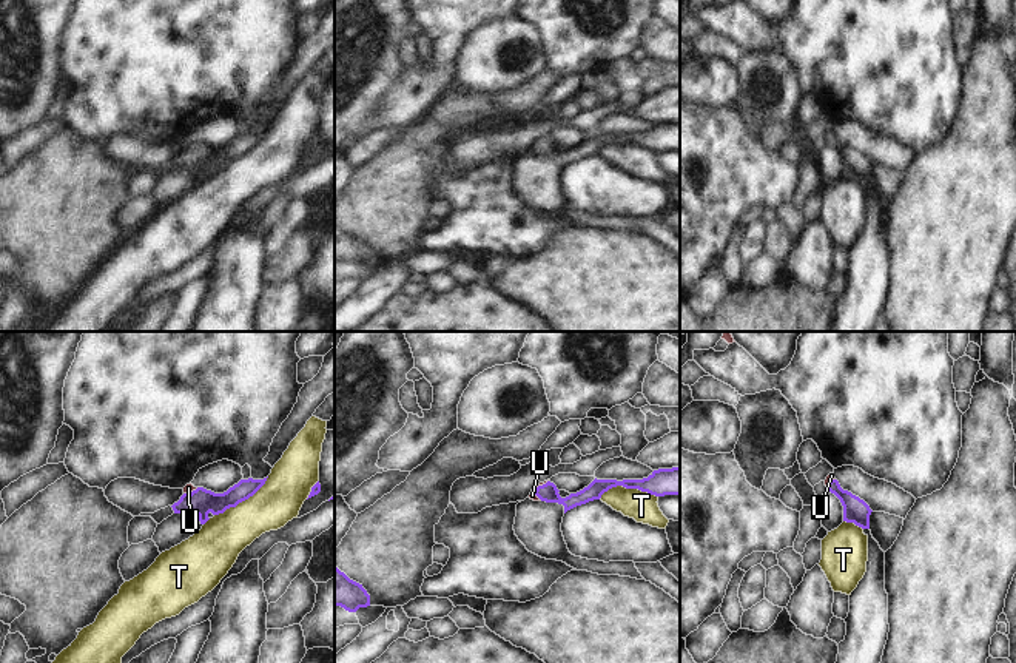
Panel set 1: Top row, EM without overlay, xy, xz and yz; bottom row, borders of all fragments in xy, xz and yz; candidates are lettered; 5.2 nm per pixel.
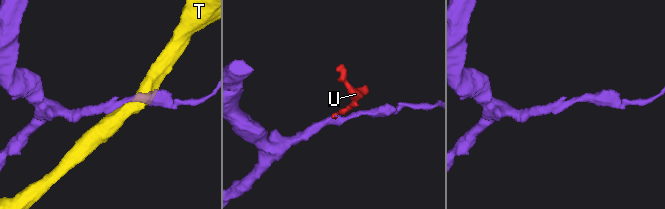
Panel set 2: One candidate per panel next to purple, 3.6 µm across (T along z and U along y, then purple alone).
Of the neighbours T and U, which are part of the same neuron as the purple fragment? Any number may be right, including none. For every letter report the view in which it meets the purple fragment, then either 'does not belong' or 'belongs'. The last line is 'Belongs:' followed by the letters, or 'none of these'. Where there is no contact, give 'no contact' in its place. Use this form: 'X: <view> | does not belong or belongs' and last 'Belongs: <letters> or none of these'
T: xz | does not belong
U: xz | belongs
Belongs: U

